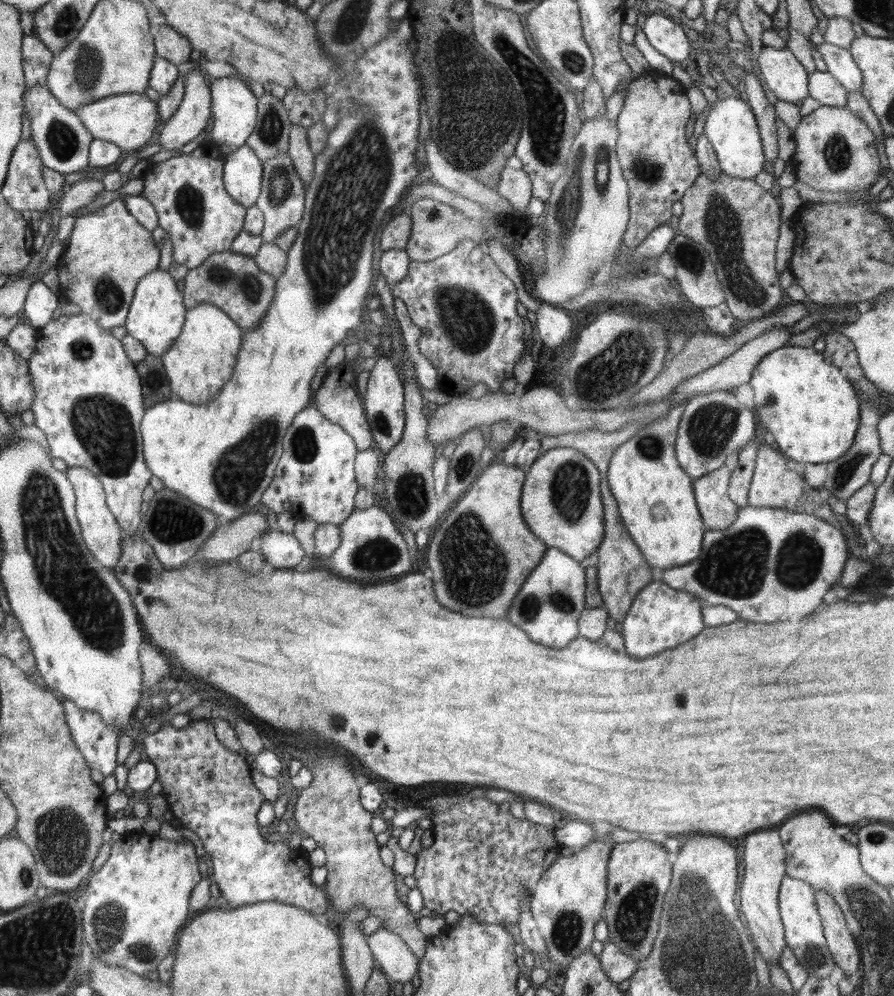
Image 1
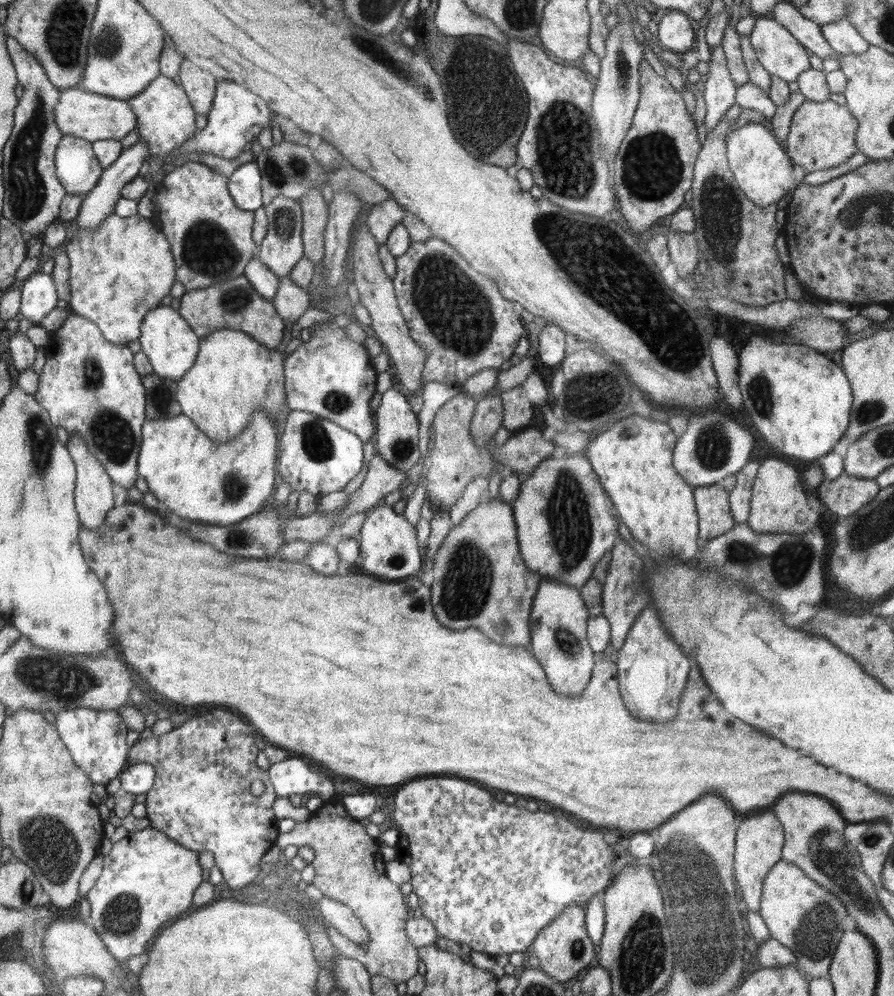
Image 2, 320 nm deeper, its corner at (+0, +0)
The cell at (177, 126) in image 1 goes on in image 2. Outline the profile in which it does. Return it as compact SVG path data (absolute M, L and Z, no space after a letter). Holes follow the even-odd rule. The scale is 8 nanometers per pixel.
M188 59L181 62L178 78L196 115L208 115L215 98L217 79Z

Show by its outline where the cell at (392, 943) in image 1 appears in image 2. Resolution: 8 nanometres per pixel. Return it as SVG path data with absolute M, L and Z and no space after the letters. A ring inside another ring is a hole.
M326 896L318 899L319 918L331 924L340 934L356 944L368 944L369 934L360 919L345 904Z

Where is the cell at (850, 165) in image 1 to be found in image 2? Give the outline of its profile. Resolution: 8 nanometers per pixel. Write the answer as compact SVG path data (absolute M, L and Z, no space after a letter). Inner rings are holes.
M806 99L793 115L784 150L793 164L799 164L808 173L838 166L859 152L856 147L857 124L845 105L840 106L832 100L816 103Z

